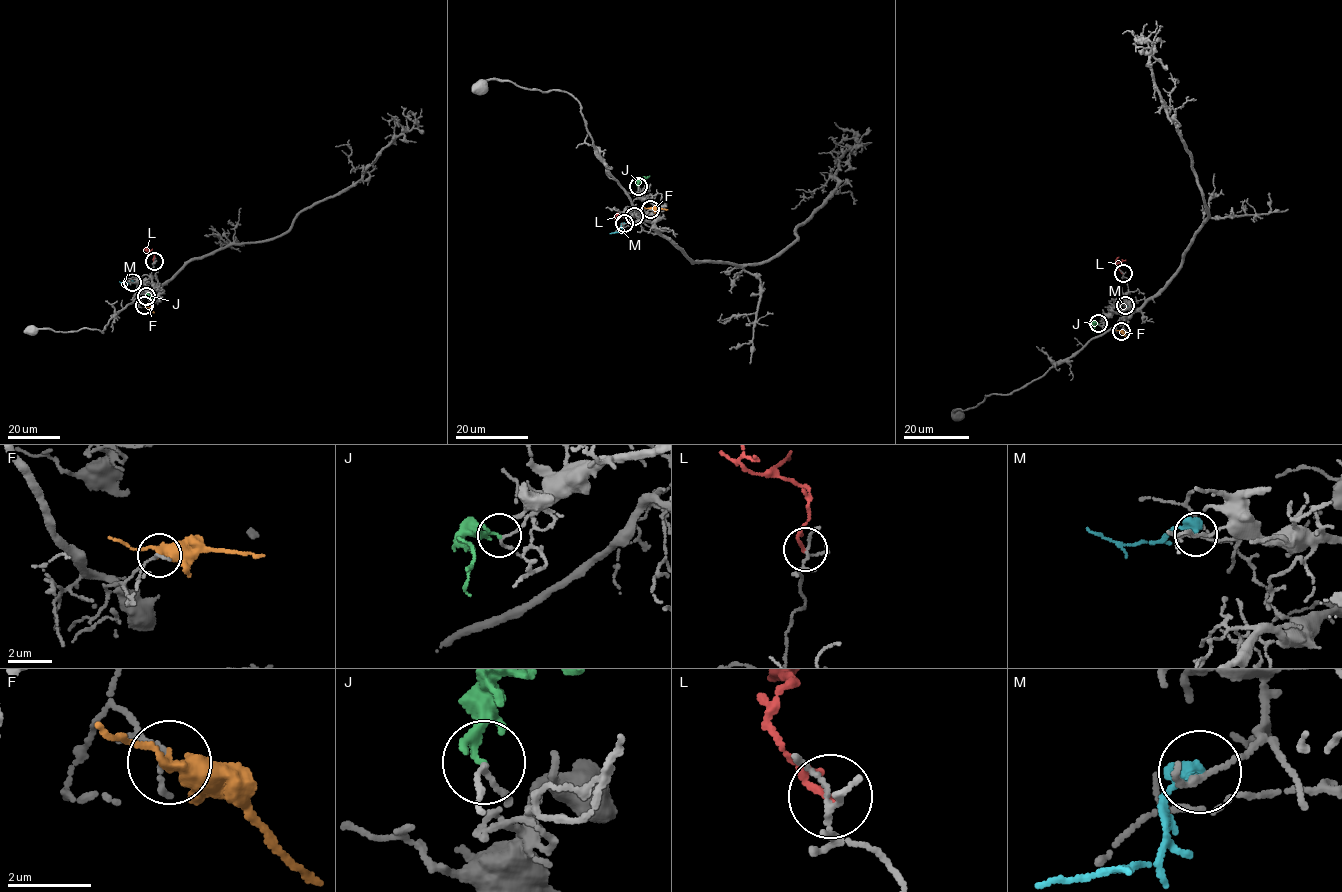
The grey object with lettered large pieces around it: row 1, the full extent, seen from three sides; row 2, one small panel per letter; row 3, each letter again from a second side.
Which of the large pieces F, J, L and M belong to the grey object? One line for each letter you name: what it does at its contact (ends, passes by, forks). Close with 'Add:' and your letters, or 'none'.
Add: none

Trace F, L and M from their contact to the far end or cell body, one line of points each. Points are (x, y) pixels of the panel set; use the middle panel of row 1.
F: (650, 209), (668, 209)
L: (634, 216), (630, 212), (628, 215), (616, 215), (617, 218)
M: (624, 223), (620, 232), (610, 233)

